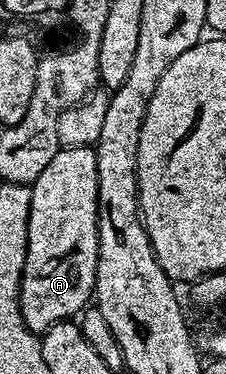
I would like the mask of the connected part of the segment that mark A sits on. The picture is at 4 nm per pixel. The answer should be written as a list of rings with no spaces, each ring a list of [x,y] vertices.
[[[62,146],[51,157],[47,169],[31,185],[31,209],[27,221],[27,249],[21,270],[19,305],[27,329],[34,333],[50,331],[57,323],[80,316],[85,303],[94,298],[93,286],[97,280],[97,194],[99,175],[97,153],[93,147]]]

